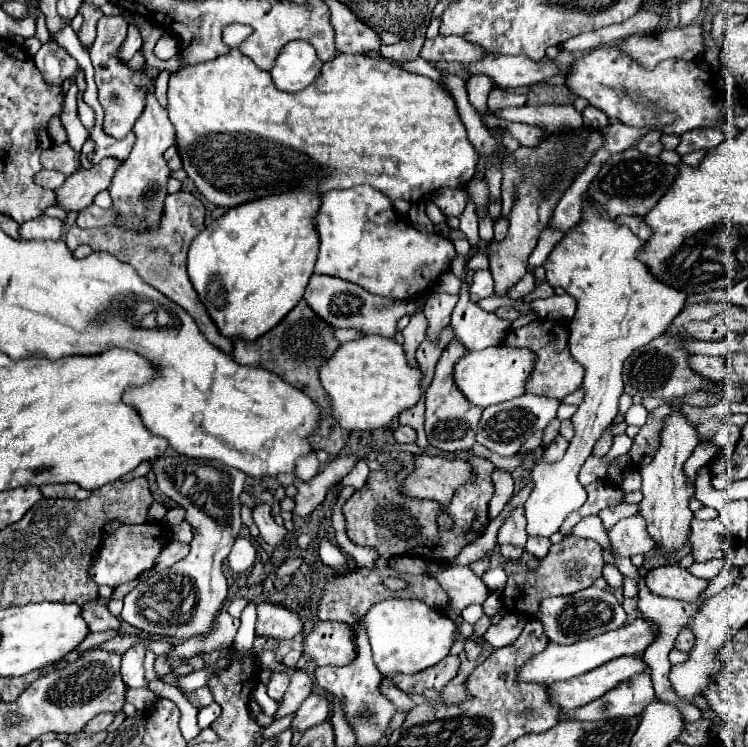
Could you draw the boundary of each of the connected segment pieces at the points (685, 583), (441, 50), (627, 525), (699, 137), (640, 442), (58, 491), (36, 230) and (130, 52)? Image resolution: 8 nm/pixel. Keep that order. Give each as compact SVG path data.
M666 565L652 569L644 575L646 587L660 595L660 597L670 597L670 599L682 599L682 601L698 601L700 593L706 589L708 581L694 577L680 565Z
M438 35L434 39L426 39L420 51L420 57L428 63L457 61L468 65L472 61L480 61L484 55L486 51L480 45L472 45L463 37L455 35Z
M636 513L628 519L618 521L612 529L610 529L610 541L614 545L614 549L620 555L632 557L636 553L650 553L654 549L654 539L650 539L648 531L646 531L646 523L642 521L642 515Z
M702 129L702 131L688 131L686 135L680 137L680 145L676 147L676 151L680 155L692 153L692 151L712 151L714 147L718 147L722 141L726 139L726 135L718 129Z
M660 405L654 411L650 411L648 421L644 427L638 431L634 437L634 445L630 449L632 461L646 461L646 457L652 457L656 447L658 447L658 435L662 431L662 419L670 413L672 409L668 405Z
M74 483L42 485L40 491L44 497L62 497L62 499L86 499L86 497L90 497L90 491L86 491Z
M46 215L26 221L20 227L20 235L24 239L52 239L52 241L56 241L60 237L60 233L62 233L62 221L54 219L54 217L46 217Z
M132 23L132 25L128 27L128 37L126 37L126 41L122 43L122 49L120 49L122 61L128 63L140 47L142 47L142 33L140 33L140 27Z

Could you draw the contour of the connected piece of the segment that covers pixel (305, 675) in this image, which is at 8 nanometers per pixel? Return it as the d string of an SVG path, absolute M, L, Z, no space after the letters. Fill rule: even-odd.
M292 669L290 673L286 671L286 675L290 677L290 687L284 695L284 701L278 707L276 719L288 713L294 713L302 705L302 701L312 693L312 687L314 687L314 679L306 669Z

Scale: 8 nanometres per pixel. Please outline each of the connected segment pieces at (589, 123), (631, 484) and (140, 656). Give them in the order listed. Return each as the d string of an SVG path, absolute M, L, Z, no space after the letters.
M589 105L582 112L582 117L586 124L584 126L588 129L602 130L608 126L608 117L600 109Z
M631 468L625 469L624 479L620 487L623 490L624 494L627 494L634 490L640 490L641 488L641 476L637 470Z
M134 645L134 647L130 647L122 655L120 675L122 675L122 679L124 679L124 683L128 687L146 687L142 661L144 661L144 649L142 649L142 645Z

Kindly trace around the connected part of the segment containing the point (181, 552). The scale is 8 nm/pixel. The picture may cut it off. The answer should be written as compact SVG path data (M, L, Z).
M170 541L162 555L158 555L158 563L156 563L156 571L164 571L168 567L172 567L174 563L178 563L180 559L184 559L188 555L190 545L188 543L180 543L180 541Z

